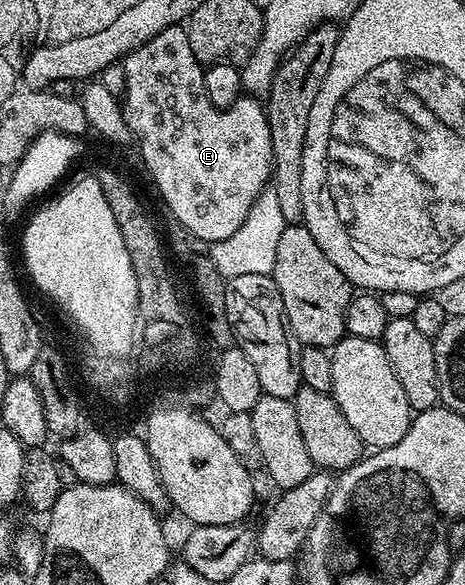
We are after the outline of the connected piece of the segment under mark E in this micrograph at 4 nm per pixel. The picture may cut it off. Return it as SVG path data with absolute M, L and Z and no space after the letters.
M183 25L161 29L161 33L157 33L157 37L145 41L145 45L133 49L128 55L123 56L121 61L125 65L125 89L121 96L124 119L131 130L132 140L137 145L139 142L139 151L143 154L143 163L147 166L147 171L151 174L151 179L155 182L155 187L159 190L164 205L171 210L172 217L176 219L174 222L191 233L193 237L203 240L208 245L220 243L229 237L233 237L233 233L237 233L237 229L241 229L241 221L245 221L245 217L249 215L253 201L257 201L259 194L268 190L269 187L272 168L271 134L269 133L269 121L264 104L255 97L240 97L233 100L225 108L217 107L205 89L204 64L197 57L193 57L193 48L189 45L187 28Z

